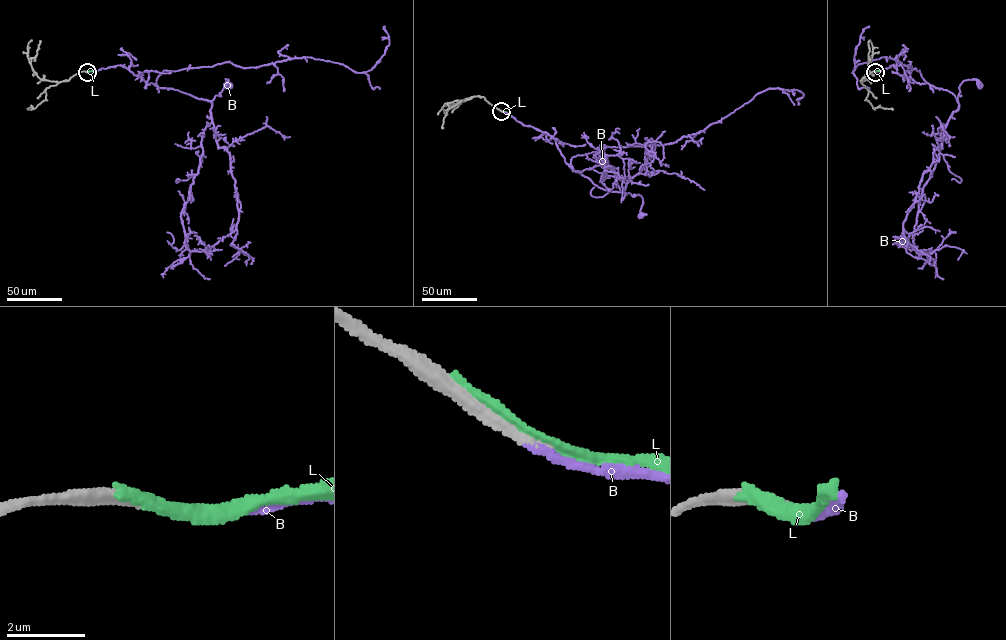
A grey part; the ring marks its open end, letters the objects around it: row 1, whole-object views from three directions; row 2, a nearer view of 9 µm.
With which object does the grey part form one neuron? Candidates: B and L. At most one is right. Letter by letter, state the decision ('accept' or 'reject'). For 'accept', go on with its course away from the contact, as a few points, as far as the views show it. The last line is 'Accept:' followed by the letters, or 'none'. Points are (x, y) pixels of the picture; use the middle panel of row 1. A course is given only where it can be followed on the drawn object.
B: accept | via (501, 111), (524, 125), (550, 135), (569, 167), (598, 186), (641, 196), (640, 215)
L: reject
Accept: B

